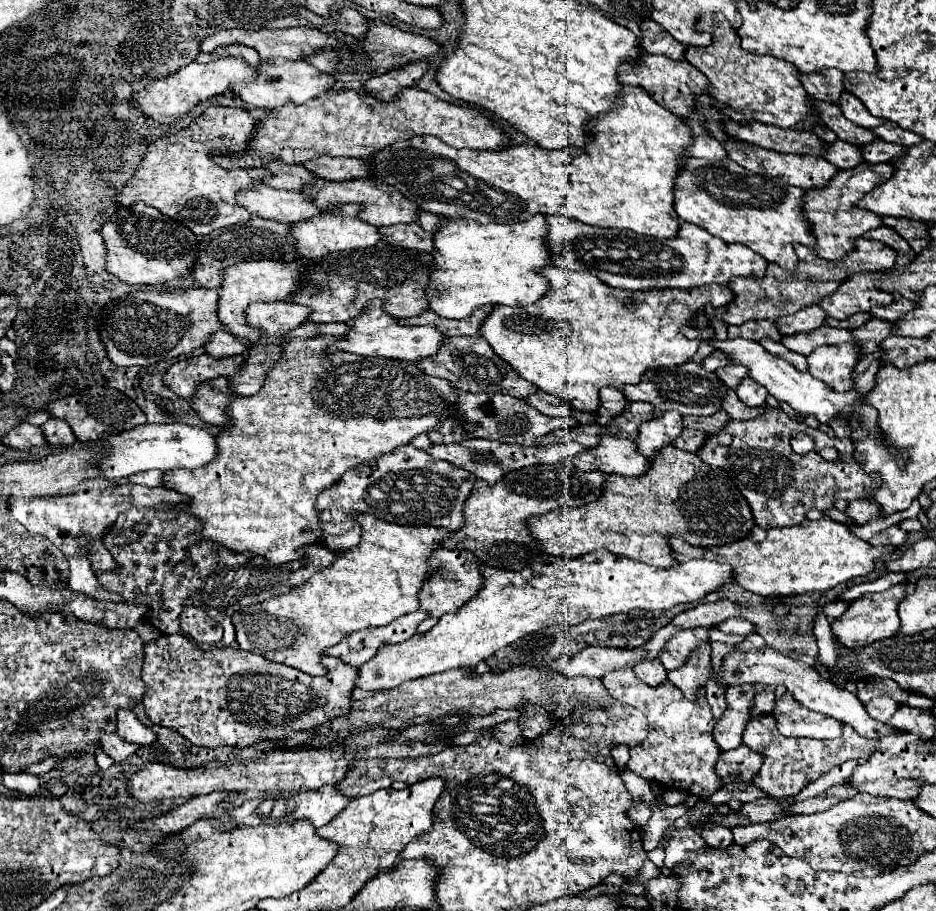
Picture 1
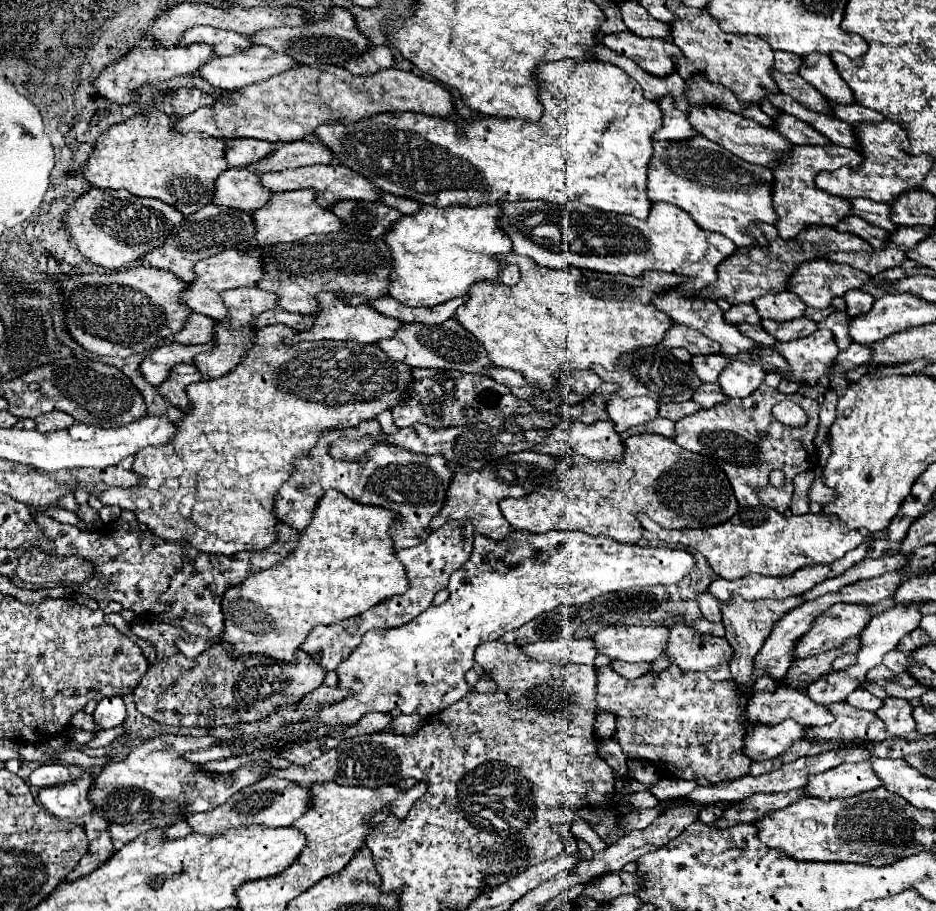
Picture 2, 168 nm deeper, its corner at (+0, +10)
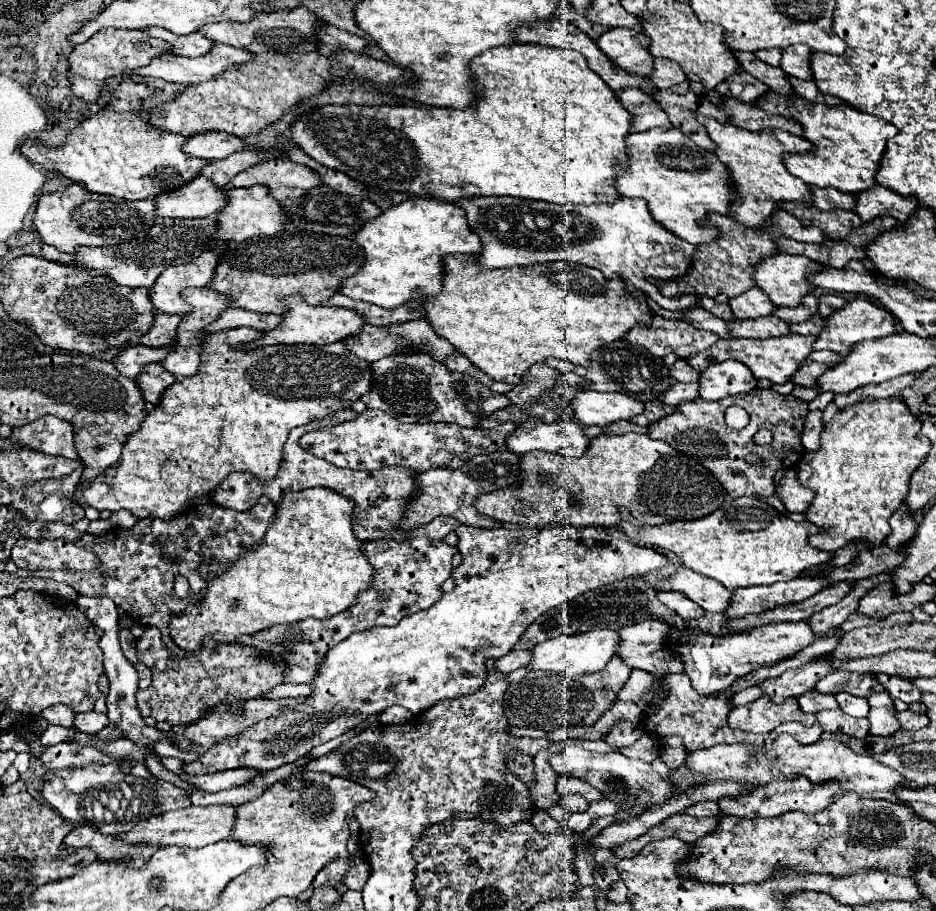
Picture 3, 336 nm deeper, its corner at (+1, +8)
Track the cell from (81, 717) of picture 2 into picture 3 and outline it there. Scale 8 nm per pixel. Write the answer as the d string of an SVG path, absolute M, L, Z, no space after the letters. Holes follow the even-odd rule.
M53 705L53 707L47 707L43 713L41 713L51 725L61 725L61 727L73 727L73 717L75 717L75 711L69 709L67 705Z

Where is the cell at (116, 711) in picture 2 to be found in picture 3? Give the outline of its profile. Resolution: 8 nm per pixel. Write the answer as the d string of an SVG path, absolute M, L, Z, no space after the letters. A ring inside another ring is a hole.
M91 711L91 713L79 713L75 717L75 727L79 731L83 731L83 733L91 733L93 735L93 733L101 731L105 725L107 725L107 715L105 713Z

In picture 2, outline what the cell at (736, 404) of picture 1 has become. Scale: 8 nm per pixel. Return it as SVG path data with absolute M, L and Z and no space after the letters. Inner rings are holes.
M702 383L702 387L698 387L692 395L692 401L698 403L700 407L708 409L716 403L724 403L726 401L726 395L722 395L720 387L716 383Z

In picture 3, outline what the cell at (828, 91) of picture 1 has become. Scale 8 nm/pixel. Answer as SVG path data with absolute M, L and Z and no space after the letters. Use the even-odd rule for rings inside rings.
M769 49L769 51L759 51L757 53L757 57L761 59L761 61L765 61L767 65L779 65L781 63L781 49Z

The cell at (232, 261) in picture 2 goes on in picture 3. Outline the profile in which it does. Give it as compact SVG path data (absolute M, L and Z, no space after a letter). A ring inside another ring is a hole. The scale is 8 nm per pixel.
M207 250L189 263L167 267L149 291L151 303L163 313L189 313L193 307L181 299L181 291L189 287L207 287L209 281L213 281L219 259L221 253Z

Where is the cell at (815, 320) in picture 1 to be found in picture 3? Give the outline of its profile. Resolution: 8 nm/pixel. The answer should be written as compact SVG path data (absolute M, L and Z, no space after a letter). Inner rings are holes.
M757 287L749 289L741 297L729 299L729 305L737 319L759 319L773 315L777 309L777 305L773 305L773 301L769 301L769 297L765 297L765 293L761 293Z

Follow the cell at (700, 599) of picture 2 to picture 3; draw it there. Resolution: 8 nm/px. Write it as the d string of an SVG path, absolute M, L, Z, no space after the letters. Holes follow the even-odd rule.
M659 591L657 597L659 597L661 603L665 603L669 609L673 609L673 611L675 611L677 615L681 615L683 619L697 619L697 617L703 617L703 615L705 615L705 611L703 611L697 603L689 601L689 597L685 597L683 593Z

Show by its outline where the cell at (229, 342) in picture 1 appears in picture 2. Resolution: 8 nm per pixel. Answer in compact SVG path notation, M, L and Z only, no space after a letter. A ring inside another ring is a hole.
M190 313L186 325L182 327L182 331L178 331L178 335L174 335L176 343L182 345L196 345L196 343L210 343L212 341L212 319L206 315L198 315L198 313Z

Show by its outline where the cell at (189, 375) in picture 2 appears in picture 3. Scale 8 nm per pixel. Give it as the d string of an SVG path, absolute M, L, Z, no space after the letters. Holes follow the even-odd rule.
M151 363L145 367L145 373L137 377L137 383L143 389L143 397L147 403L159 405L161 403L161 393L173 385L177 381L177 377L173 373L169 373L161 363Z

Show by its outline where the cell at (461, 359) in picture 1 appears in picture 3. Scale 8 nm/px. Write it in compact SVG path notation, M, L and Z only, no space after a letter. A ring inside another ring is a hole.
M417 319L417 321L407 321L401 325L391 325L391 327L375 327L375 325L365 325L363 331L355 337L347 337L345 347L349 351L353 351L357 357L367 359L367 361L379 361L381 357L391 357L391 353L409 353L409 349L417 349L425 355L429 355L431 359L443 363L445 357L449 357L449 353L453 355L461 355L461 351L453 349L453 345L449 345L449 341L445 341L443 337L437 337L435 329L429 327L427 319Z

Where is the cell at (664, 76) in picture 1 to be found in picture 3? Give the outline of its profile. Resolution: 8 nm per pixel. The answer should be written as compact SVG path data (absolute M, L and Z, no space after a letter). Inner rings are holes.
M609 29L605 31L599 39L597 45L601 47L601 51L605 51L605 55L617 63L621 69L629 71L629 73L637 73L647 77L649 73L653 73L653 55L649 53L649 37L645 37L643 33L637 33L637 29Z

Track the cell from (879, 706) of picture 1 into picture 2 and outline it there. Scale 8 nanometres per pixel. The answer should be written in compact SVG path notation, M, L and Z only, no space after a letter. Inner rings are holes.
M858 687L856 691L852 691L846 697L846 703L852 705L852 707L856 707L856 709L866 709L866 711L878 711L878 707L882 707L882 699L874 697L872 693L868 693L862 687Z

